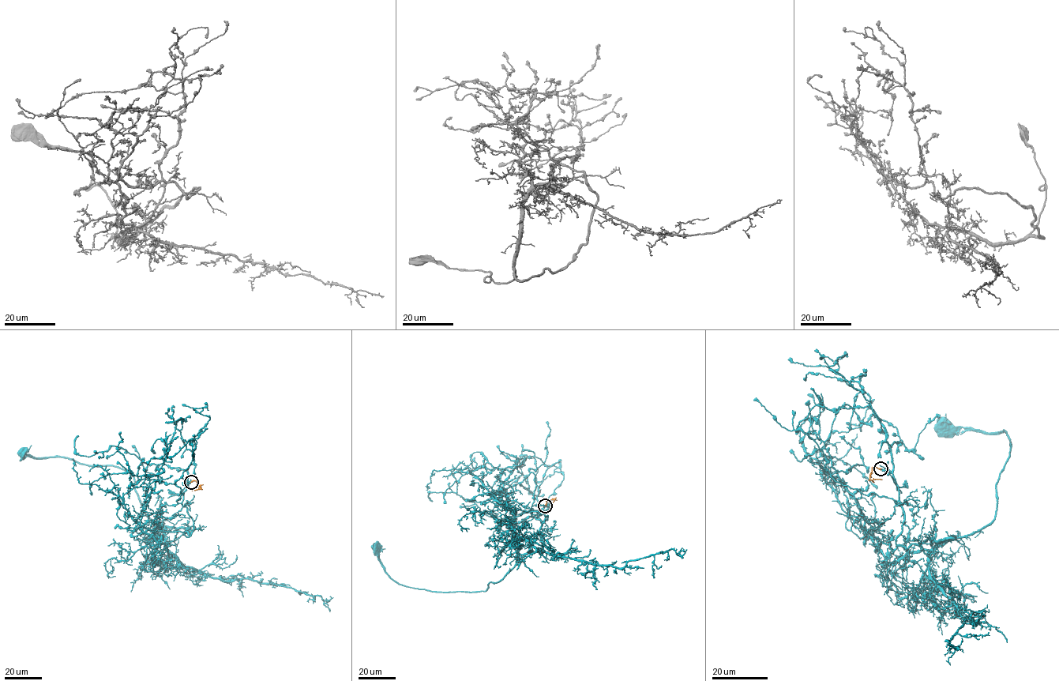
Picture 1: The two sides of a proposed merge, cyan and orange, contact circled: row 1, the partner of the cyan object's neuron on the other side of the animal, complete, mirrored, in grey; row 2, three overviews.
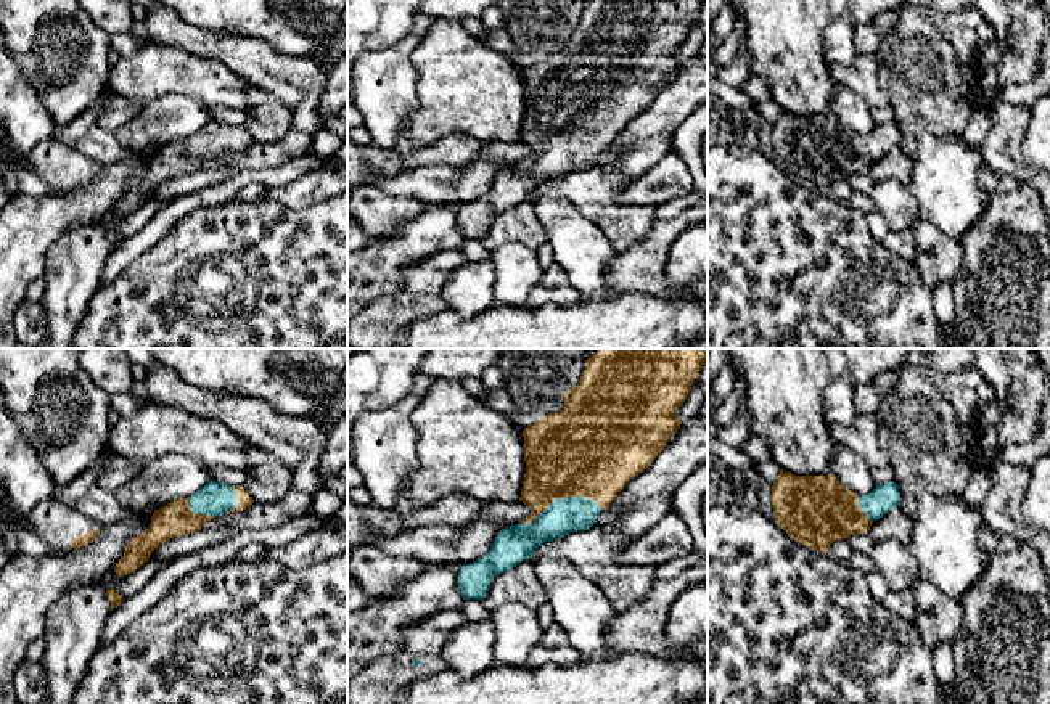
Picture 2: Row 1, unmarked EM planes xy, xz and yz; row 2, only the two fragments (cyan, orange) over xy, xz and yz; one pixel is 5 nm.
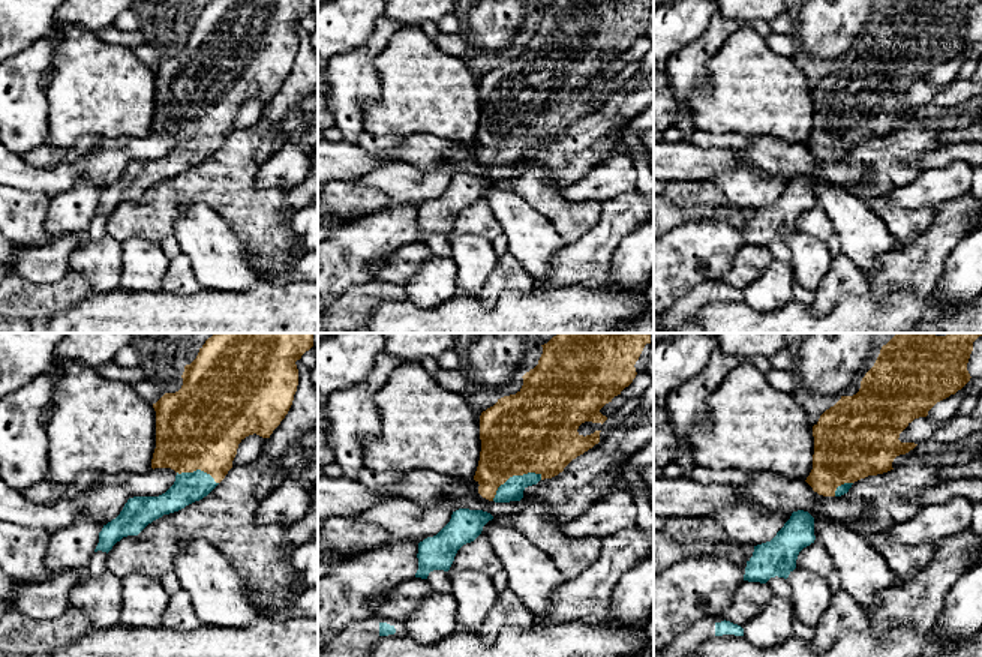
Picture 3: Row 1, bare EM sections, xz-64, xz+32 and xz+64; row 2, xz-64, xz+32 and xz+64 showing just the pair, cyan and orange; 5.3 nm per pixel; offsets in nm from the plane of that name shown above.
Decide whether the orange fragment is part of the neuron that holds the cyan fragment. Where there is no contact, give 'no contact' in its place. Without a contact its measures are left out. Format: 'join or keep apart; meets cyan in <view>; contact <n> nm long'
join; meets cyan in xz; contact 400 nm long

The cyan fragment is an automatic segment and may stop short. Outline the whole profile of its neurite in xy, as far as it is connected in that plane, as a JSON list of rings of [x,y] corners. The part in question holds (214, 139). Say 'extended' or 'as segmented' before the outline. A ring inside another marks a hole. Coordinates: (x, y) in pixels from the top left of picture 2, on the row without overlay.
extended; [[[209,121],[191,137],[154,149],[150,167],[127,183],[124,196],[114,206],[116,215],[135,212],[161,183],[193,174],[215,156],[243,151],[252,143],[243,125]]]

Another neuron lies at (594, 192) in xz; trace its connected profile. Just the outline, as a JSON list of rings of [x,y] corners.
[[[617,154],[605,166],[592,166],[587,170],[545,182],[534,194],[571,201],[621,254],[648,236],[656,217],[654,206],[617,201],[632,182],[622,177],[621,154]]]

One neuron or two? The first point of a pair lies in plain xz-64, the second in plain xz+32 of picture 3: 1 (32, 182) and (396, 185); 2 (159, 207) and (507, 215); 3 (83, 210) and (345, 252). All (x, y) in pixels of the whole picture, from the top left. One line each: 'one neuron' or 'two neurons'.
1: one neuron
2: two neurons
3: one neuron

